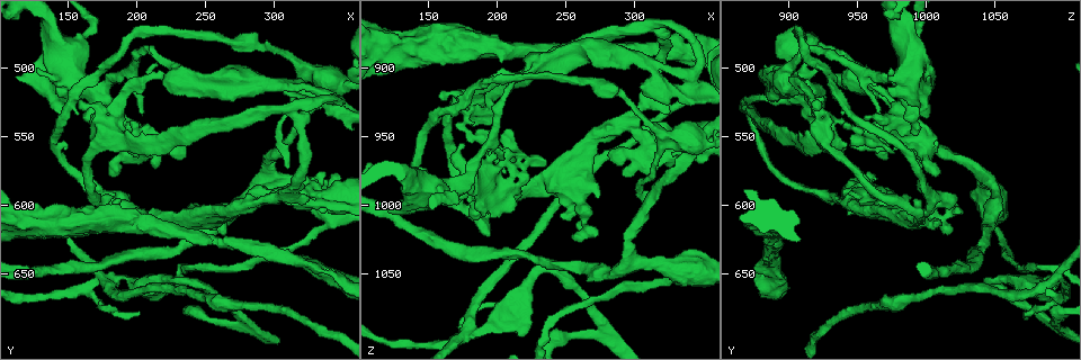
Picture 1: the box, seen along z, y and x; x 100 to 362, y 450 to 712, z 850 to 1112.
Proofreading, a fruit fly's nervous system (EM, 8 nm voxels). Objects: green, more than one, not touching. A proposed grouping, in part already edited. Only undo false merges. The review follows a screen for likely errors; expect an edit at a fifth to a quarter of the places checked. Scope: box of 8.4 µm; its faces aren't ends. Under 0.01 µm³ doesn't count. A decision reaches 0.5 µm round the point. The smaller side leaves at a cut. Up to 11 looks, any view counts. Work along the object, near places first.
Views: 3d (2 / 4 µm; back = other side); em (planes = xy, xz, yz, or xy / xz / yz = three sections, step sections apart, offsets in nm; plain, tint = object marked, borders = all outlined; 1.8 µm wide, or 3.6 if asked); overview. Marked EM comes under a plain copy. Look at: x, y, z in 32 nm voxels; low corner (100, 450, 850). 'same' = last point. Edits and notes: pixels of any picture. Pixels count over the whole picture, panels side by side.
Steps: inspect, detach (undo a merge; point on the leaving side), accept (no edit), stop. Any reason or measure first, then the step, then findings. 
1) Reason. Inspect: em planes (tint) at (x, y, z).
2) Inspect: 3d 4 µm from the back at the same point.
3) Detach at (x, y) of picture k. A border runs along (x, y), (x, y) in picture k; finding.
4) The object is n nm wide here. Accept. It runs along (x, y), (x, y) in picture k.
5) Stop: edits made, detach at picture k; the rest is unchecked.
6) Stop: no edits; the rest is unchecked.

Sharp bend. Inspect: 3d 4 µm at (184, 654, 1092).

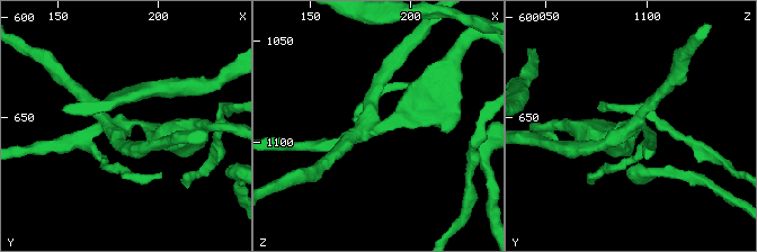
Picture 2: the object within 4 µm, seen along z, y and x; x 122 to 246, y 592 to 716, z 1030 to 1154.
4 arms meet here; need the tissue. Inspect: em yz step 8 (tint) at (183, 656, 1092).

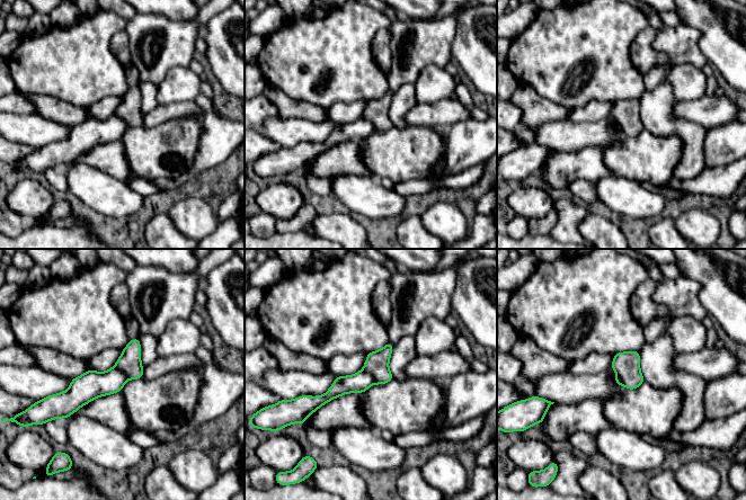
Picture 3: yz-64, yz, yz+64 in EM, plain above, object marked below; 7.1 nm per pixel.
Detach at (357, 383) of picture 3. A border runs along (363, 368), (371, 375), (374, 383) in picture 3; a second cell is stuck on.

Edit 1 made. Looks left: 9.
Inspect: overview.

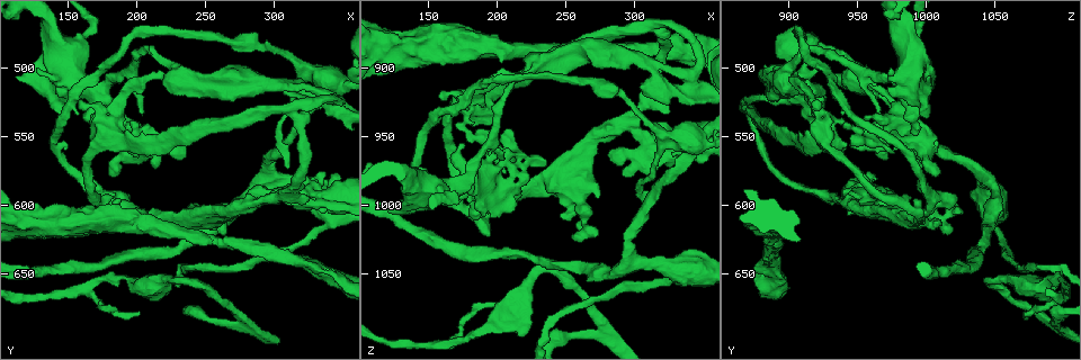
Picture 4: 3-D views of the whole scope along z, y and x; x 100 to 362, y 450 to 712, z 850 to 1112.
Arms part here. Inspect: em planes (tint) at (310, 552, 998).

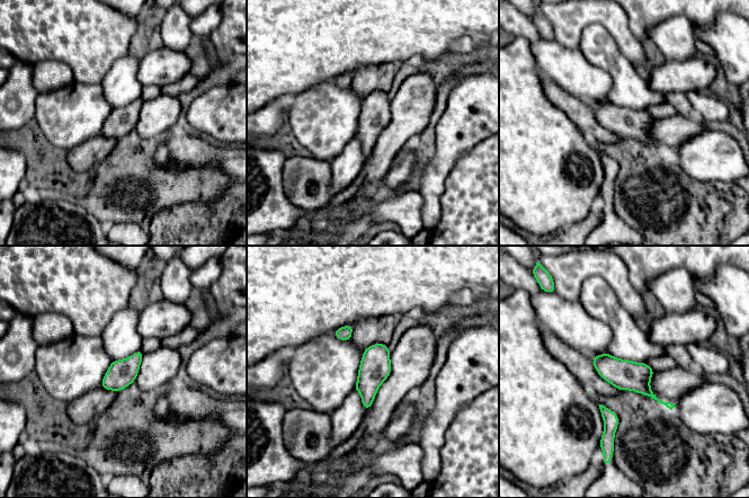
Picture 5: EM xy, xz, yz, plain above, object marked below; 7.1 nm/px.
Accept. One cell here.

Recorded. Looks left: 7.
Calibre changes. Inspect: em planes (tint) at (216, 506, 906).

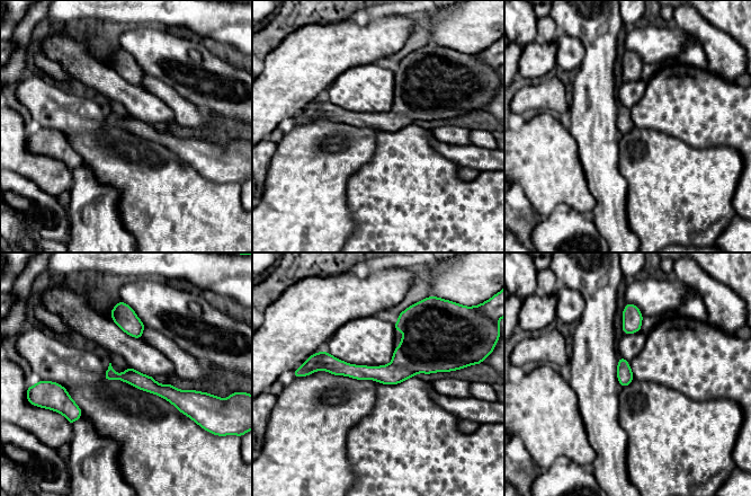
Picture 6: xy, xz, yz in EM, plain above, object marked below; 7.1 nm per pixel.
Accept. It runs along (312, 366), (445, 369) in picture 6; continuous, no second cell.

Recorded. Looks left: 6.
Four or more arms meet. Inspect: em planes (tint) at (196, 544, 966).

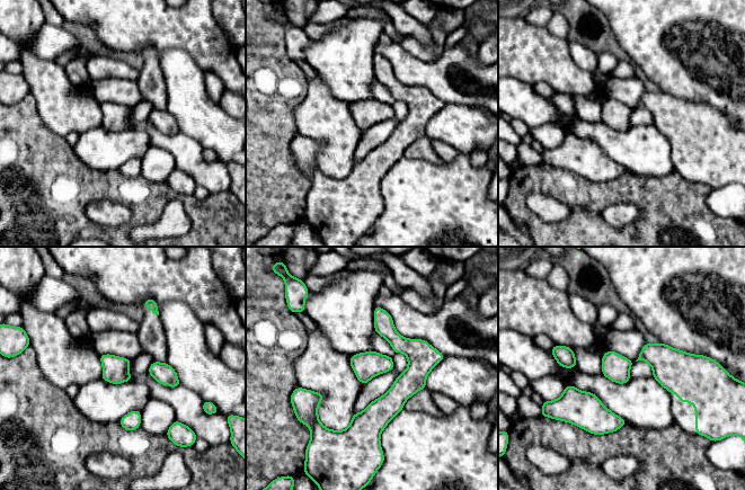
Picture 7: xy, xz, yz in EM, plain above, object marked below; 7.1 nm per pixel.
Accept. Continuous, no second cell.

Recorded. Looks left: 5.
Sharp bend. Inspect: 3d 2 µm at (182, 598, 1002).

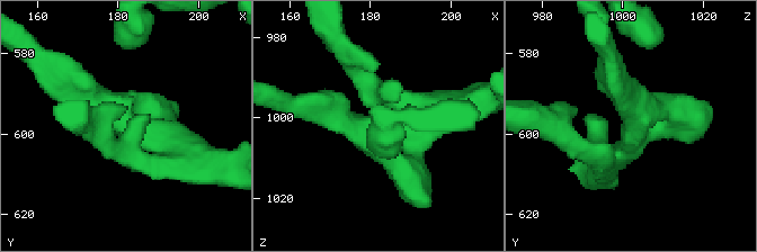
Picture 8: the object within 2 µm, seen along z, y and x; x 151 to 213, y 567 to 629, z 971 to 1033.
Inspect: em xy step 16 (tint) at (183, 599, 1002).

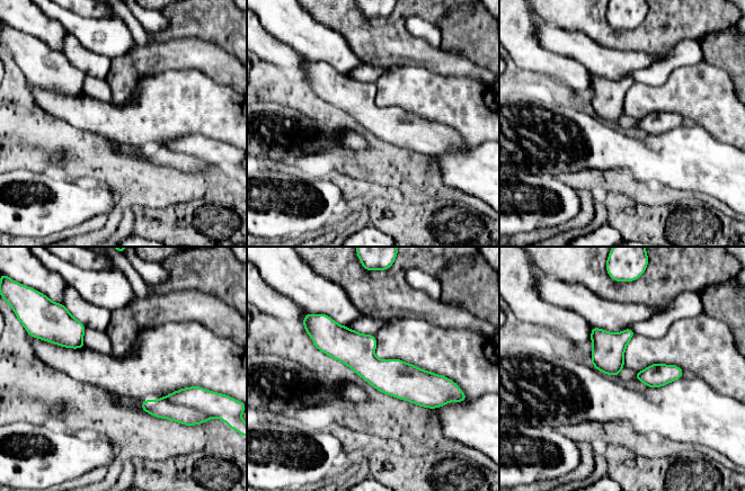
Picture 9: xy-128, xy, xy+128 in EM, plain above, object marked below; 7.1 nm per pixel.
Cut it another way. Inspect: em planes (tint) at the same point.

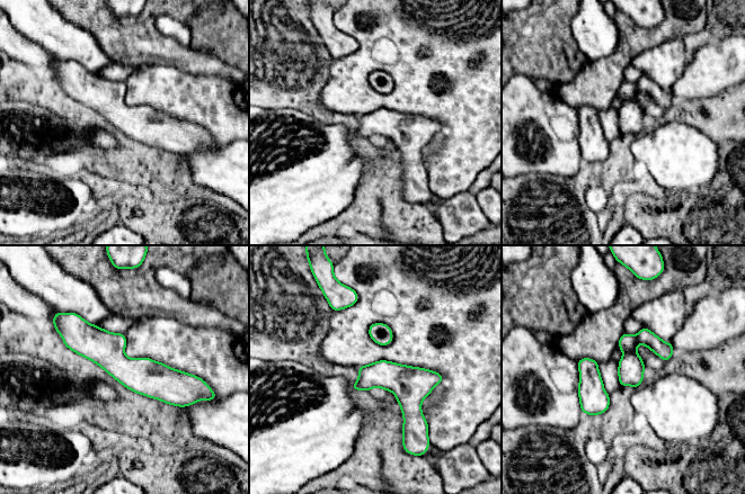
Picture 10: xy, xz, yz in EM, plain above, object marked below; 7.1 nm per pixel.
The object is 180 nm wide here. Accept. One cell here.

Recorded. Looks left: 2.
Stop: edits made, detach at picture 3; the rest is unchecked.

